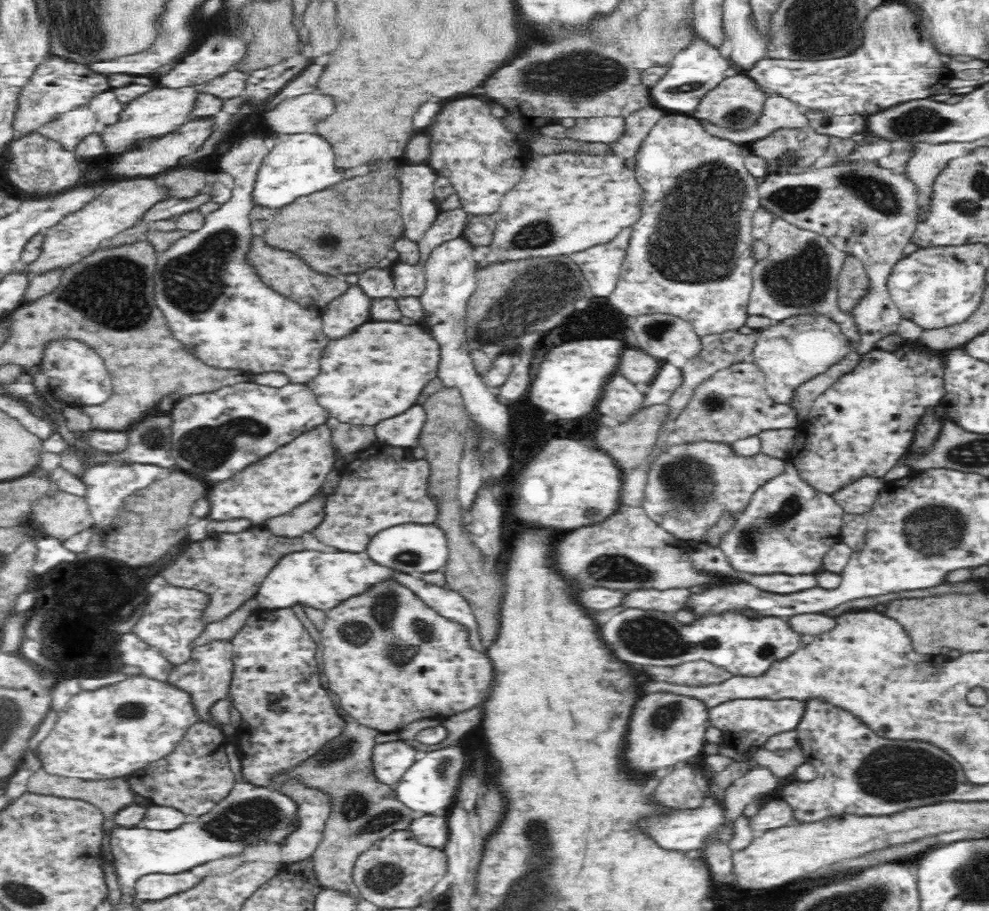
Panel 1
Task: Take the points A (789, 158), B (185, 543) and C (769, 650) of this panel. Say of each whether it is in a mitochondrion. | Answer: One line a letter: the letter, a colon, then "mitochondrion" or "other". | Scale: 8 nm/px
A: mitochondrion
B: other
C: mitochondrion

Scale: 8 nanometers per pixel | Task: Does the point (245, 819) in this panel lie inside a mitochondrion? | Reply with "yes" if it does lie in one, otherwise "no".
yes

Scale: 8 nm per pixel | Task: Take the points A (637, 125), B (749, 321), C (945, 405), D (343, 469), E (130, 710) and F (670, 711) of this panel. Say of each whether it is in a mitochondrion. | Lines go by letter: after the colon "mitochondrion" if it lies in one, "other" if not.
A: other
B: other
C: other
D: other
E: mitochondrion
F: mitochondrion

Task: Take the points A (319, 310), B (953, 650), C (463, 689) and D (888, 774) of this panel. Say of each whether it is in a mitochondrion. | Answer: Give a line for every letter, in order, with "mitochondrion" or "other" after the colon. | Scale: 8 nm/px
A: other
B: other
C: other
D: mitochondrion

